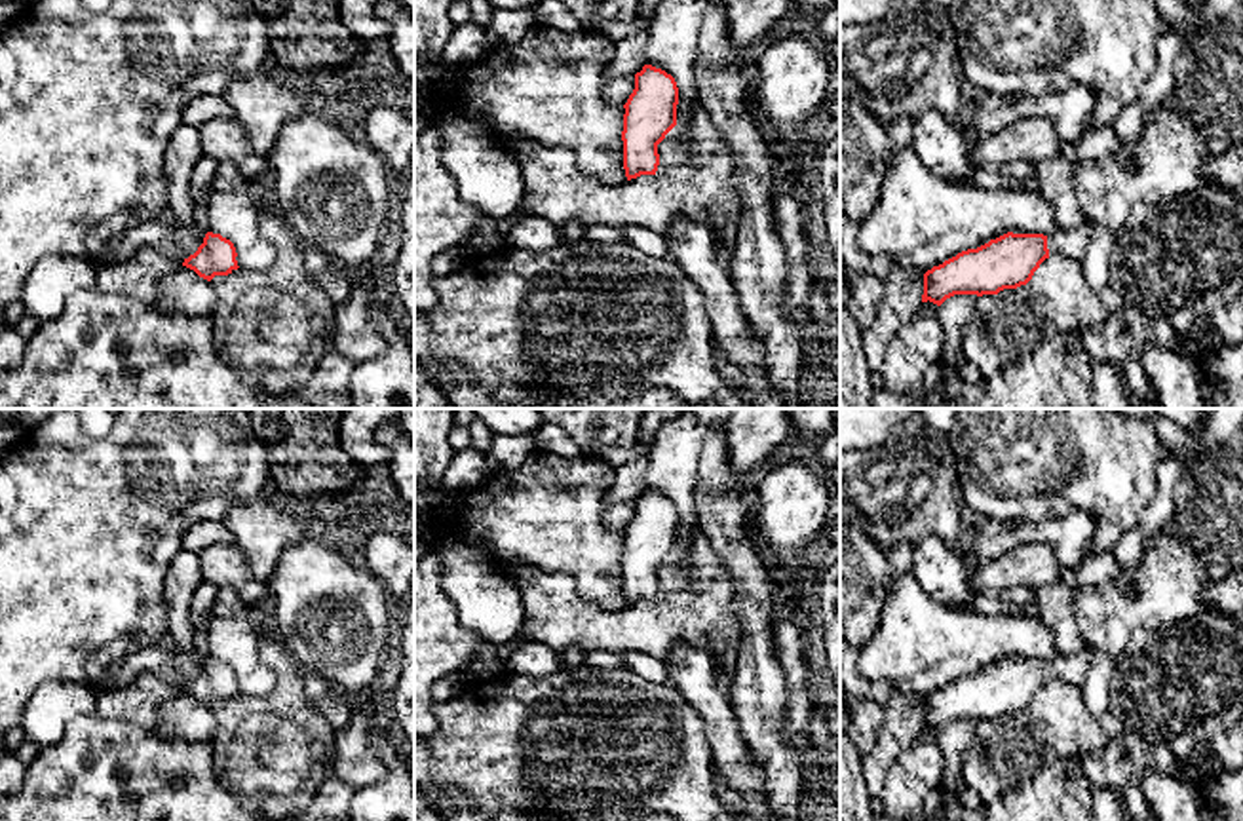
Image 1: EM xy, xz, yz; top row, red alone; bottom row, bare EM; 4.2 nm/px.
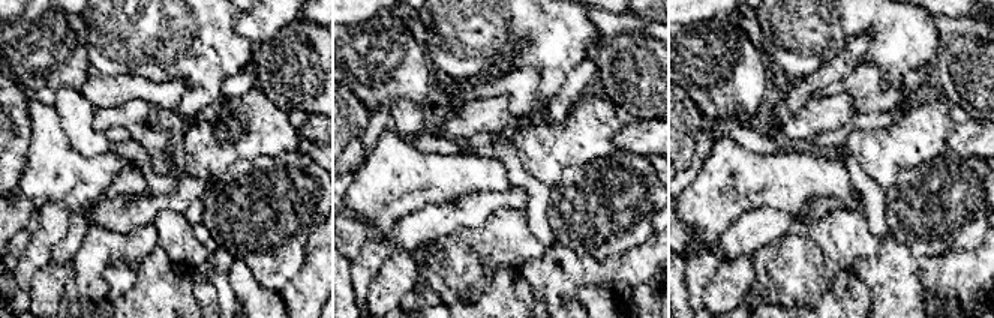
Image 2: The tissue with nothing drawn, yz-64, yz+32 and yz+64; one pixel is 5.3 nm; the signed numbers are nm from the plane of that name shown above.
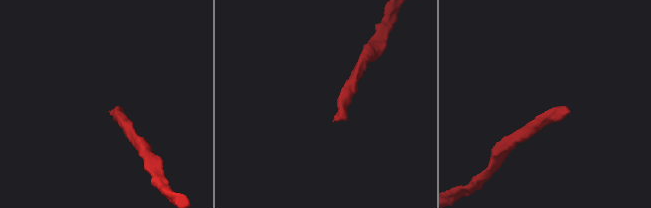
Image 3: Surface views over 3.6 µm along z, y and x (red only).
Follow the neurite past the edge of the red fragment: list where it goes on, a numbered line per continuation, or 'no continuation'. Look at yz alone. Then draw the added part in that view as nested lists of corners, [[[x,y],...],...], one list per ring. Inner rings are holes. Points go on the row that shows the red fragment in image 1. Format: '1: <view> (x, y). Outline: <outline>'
1: yz (1070, 244). Outline: [[[1081,224],[1070,230],[1057,230],[1047,236],[1049,257],[1066,257],[1070,260],[1081,260],[1089,243],[1089,224]]]

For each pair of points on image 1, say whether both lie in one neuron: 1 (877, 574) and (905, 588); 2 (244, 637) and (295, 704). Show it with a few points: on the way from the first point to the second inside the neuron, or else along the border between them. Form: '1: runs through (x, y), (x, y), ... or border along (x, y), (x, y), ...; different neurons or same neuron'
1: border along (884, 599), (879, 610), (879, 626), (867, 641); different neurons
2: border along (280, 669), (270, 692), (240, 694); different neurons

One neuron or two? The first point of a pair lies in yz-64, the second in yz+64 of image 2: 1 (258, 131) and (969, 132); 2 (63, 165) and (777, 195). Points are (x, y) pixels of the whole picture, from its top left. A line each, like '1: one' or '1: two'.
1: two
2: one

